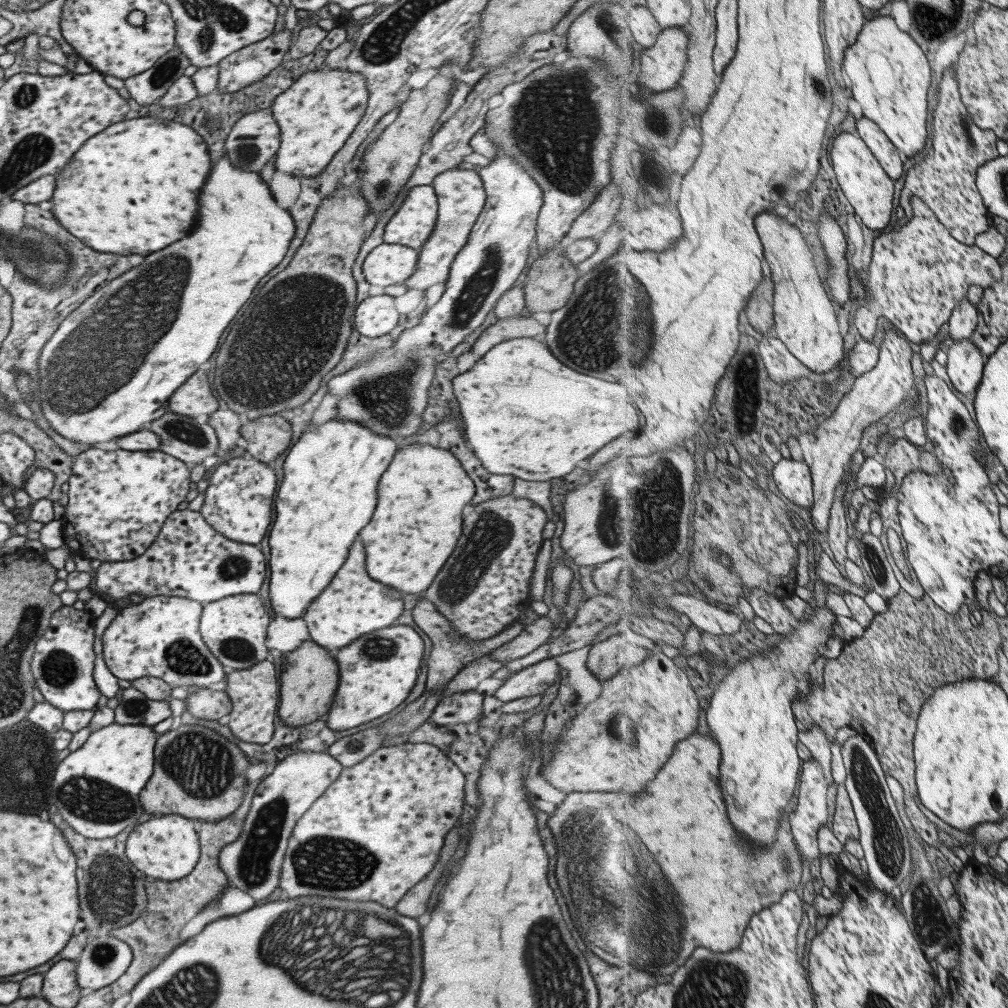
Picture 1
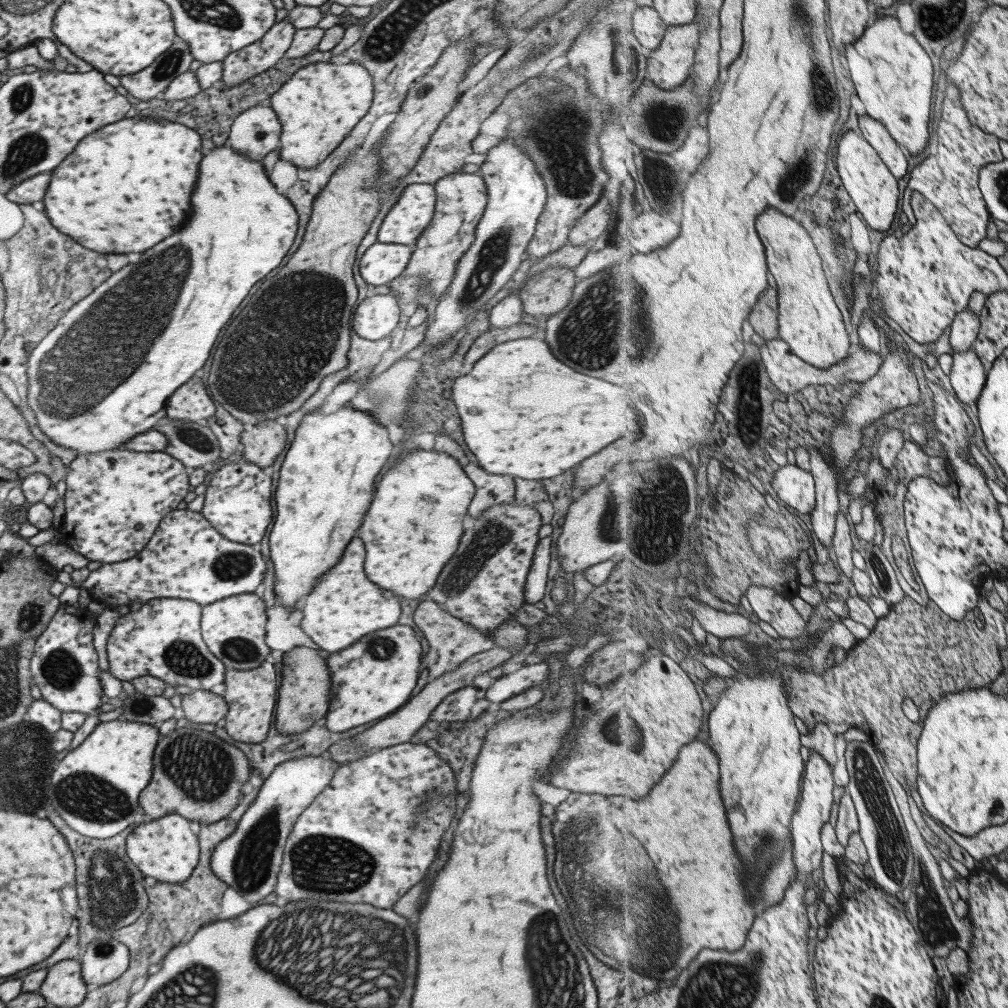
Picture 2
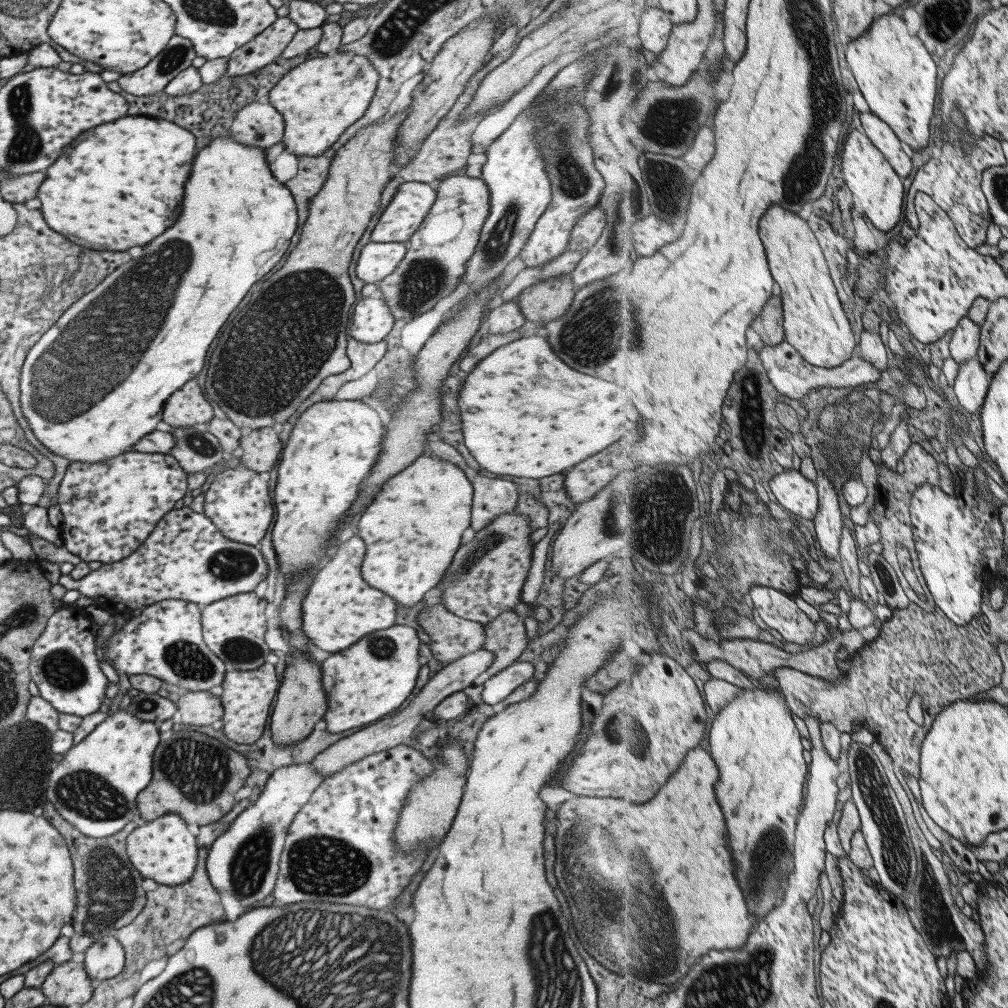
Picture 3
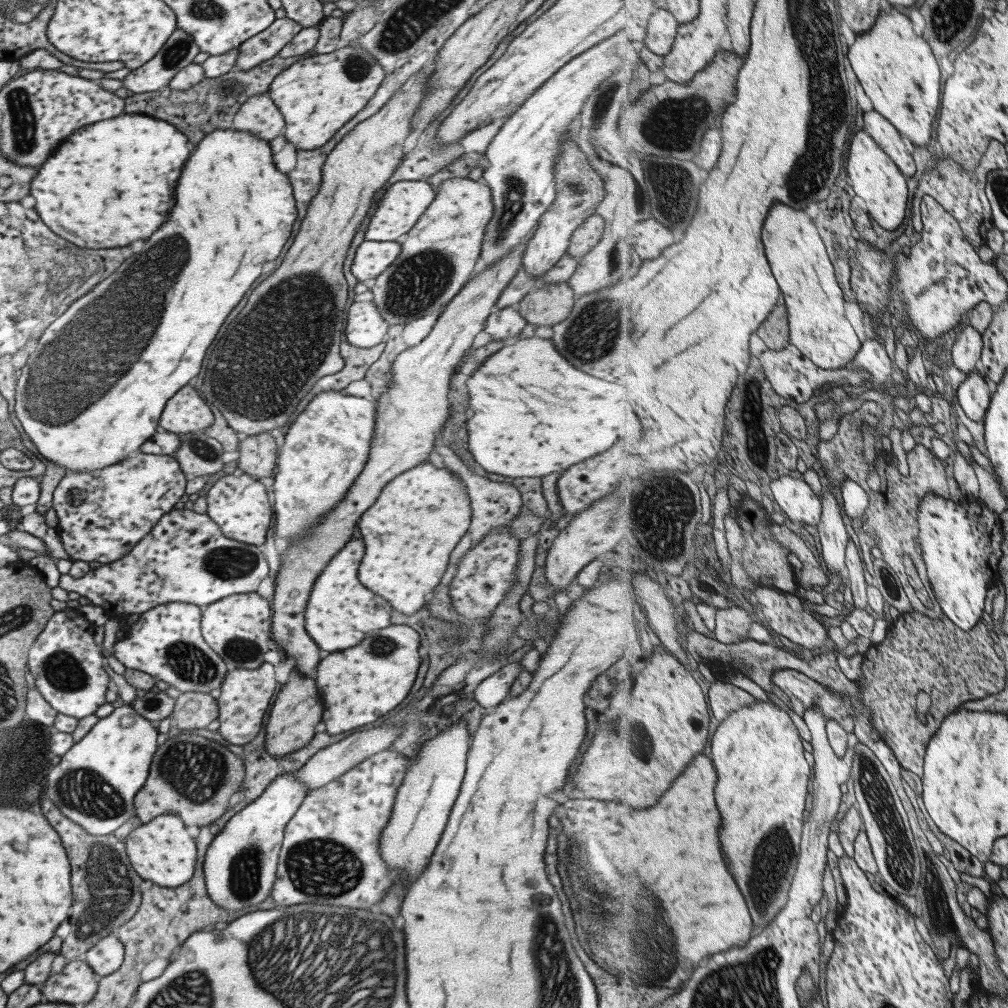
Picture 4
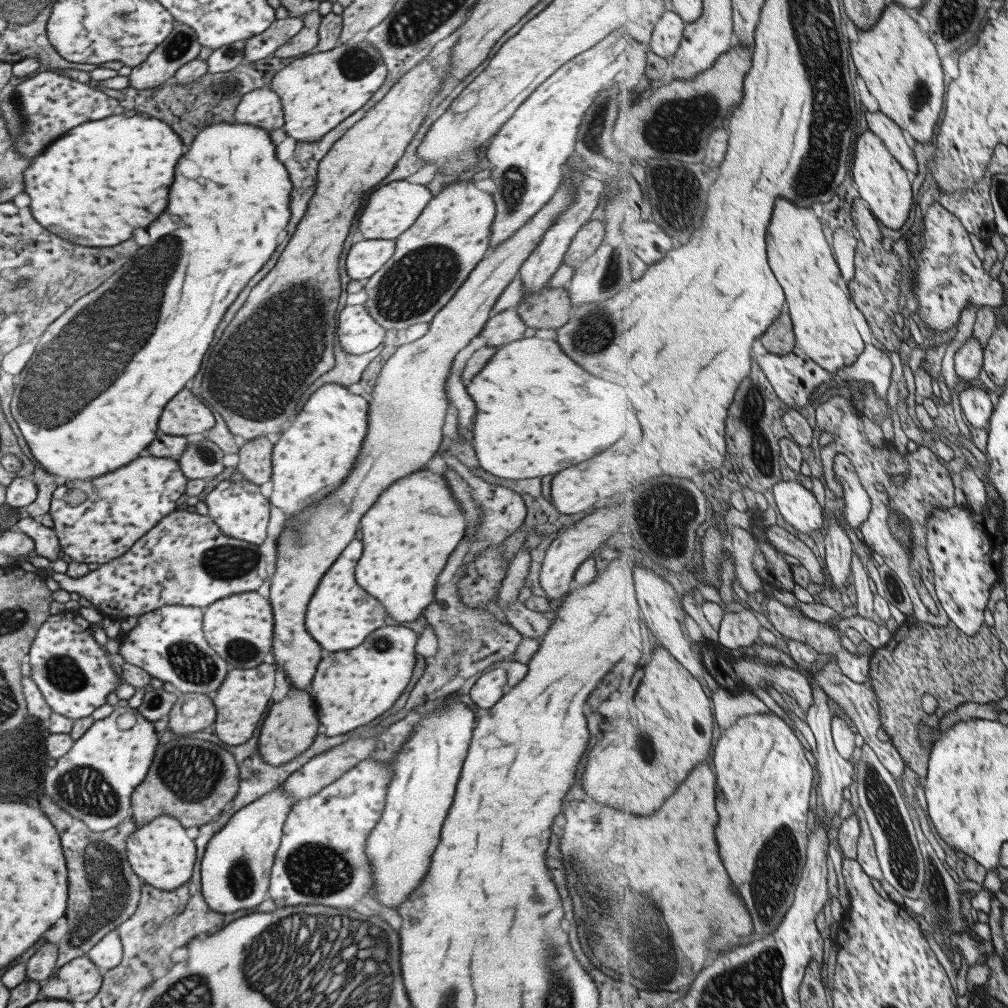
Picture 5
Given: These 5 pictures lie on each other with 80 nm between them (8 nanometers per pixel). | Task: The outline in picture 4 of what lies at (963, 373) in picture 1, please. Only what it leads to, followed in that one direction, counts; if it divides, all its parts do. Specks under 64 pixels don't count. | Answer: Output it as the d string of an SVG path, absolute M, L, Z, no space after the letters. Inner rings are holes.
M979 370L970 372L955 396L966 416L975 422L984 422L991 405L991 388L984 376Z

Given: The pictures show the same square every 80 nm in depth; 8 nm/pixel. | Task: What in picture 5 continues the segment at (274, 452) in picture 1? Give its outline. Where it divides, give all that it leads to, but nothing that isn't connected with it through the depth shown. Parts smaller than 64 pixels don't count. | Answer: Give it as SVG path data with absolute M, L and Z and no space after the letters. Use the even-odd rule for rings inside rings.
M255 437L253 441L244 441L239 445L239 462L235 468L236 477L249 481L251 484L259 486L263 482L270 480L272 444L265 437Z

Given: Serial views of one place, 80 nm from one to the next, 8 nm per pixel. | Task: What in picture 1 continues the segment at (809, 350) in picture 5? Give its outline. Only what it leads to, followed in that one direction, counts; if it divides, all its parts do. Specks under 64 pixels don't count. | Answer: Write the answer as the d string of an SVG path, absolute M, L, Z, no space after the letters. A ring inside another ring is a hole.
M760 214L756 229L764 243L767 272L775 283L774 309L776 335L788 350L811 371L829 377L825 381L834 388L839 376L837 371L843 360L843 334L839 330L839 318L835 306L823 286L823 278L817 270L815 254L807 244L803 232L778 214Z

